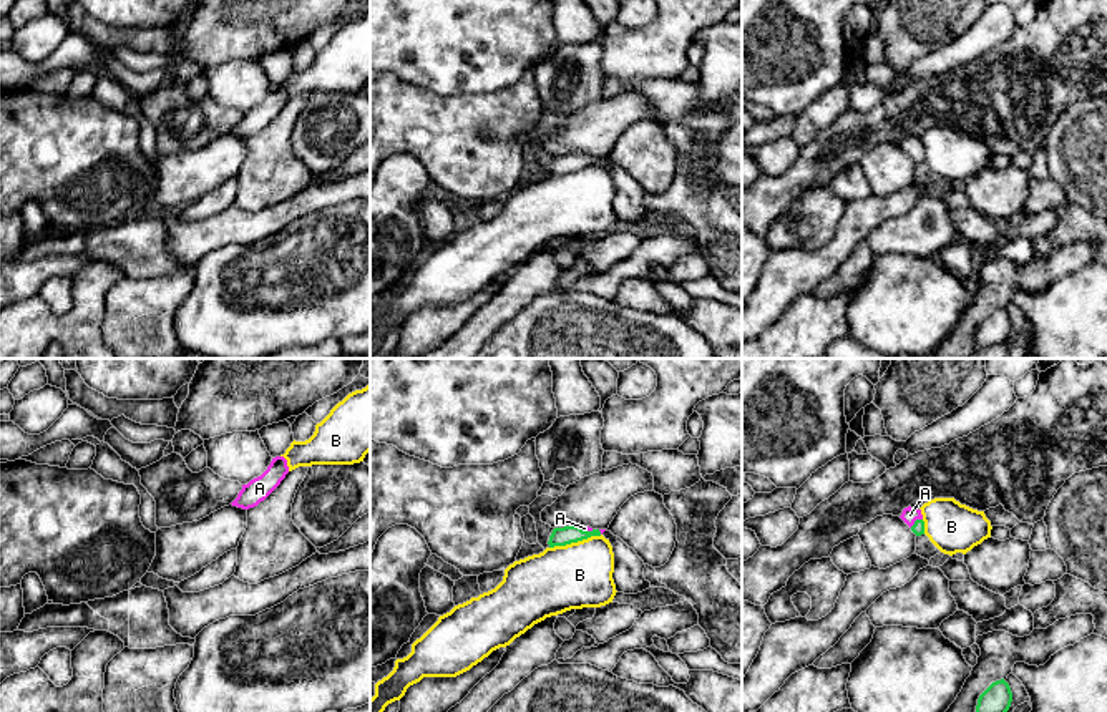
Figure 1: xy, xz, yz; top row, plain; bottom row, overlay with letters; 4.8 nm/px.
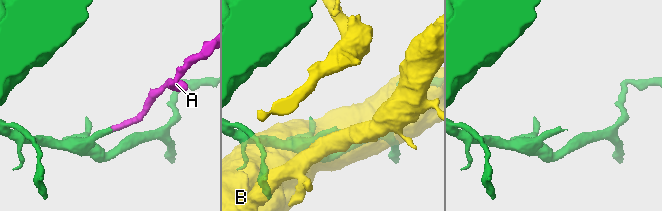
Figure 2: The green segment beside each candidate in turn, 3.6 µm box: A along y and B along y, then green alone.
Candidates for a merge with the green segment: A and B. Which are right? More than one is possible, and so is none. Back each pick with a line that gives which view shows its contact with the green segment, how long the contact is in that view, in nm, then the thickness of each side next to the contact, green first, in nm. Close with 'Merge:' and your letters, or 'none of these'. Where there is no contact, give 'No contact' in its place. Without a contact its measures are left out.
A: Touches green in yz. Shared border 80 nm. Thickness 60 nm (green) against 80 nm
Merge: A

